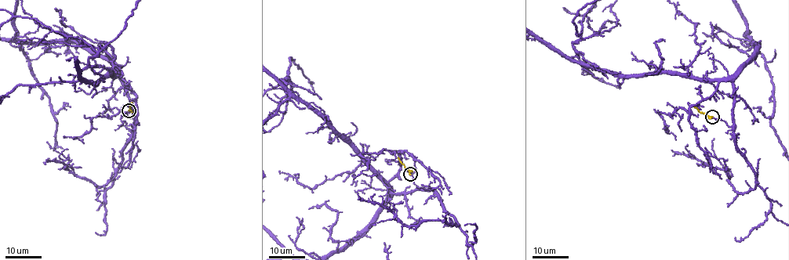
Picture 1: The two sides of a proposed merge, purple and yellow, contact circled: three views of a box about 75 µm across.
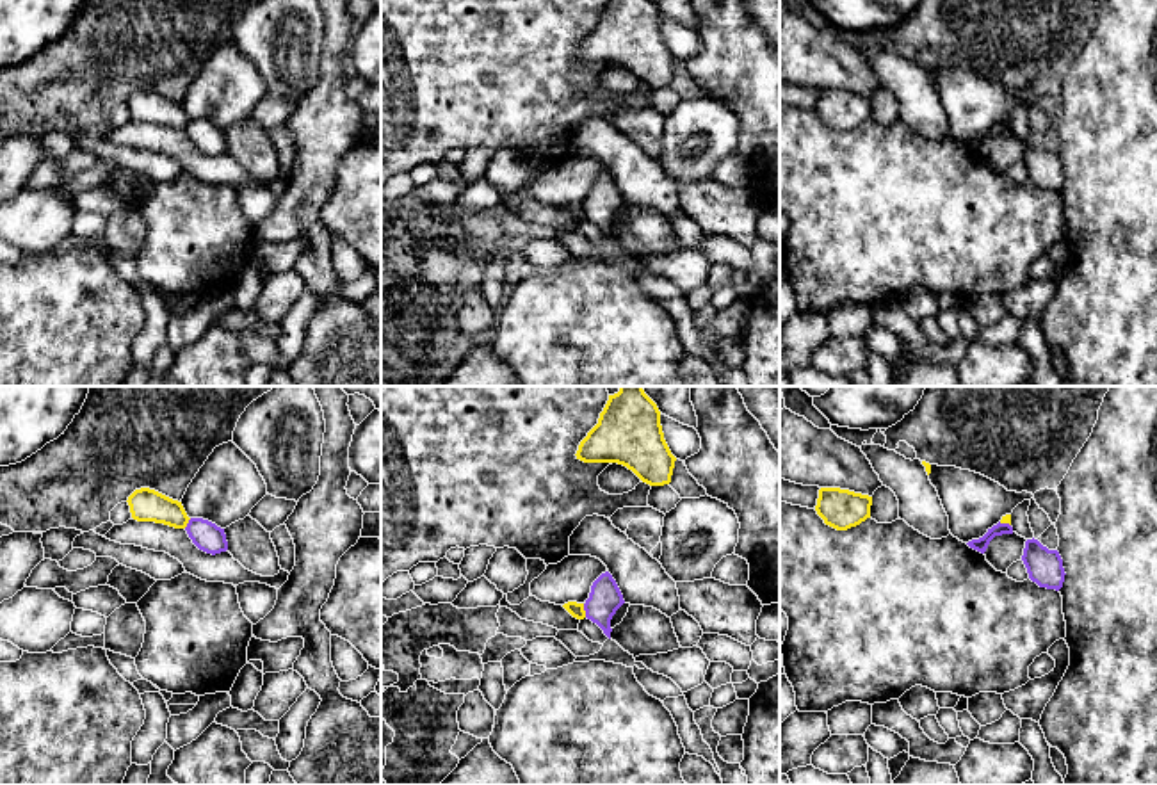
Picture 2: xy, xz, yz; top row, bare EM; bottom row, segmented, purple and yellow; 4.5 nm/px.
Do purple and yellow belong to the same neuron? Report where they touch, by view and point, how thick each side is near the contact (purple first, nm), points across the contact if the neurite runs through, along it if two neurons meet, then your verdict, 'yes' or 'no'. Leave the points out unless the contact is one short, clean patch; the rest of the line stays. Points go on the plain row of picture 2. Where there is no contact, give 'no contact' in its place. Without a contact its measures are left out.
meets purple in xz at (584, 210); 150 nm thick on the purple side, 70 nm on the other; border along xz (582, 205), (586, 218); no

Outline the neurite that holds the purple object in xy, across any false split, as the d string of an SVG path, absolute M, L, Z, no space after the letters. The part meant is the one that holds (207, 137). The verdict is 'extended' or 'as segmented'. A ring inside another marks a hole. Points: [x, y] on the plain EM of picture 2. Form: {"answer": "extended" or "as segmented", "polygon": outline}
{"answer": "as segmented", "polygon": "M190 119L185 128L192 144L206 155L221 155L228 151L224 130L203 119Z"}

